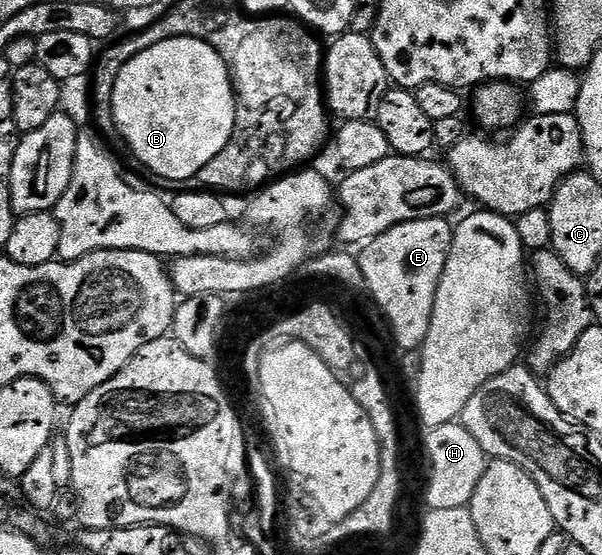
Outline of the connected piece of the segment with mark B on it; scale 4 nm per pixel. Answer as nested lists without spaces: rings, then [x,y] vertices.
[[[172,38],[171,40],[163,40],[159,44],[151,44],[151,48],[147,48],[147,52],[139,52],[139,56],[135,56],[135,60],[127,60],[127,64],[123,64],[123,68],[119,72],[119,80],[115,80],[112,125],[117,126],[122,140],[129,145],[130,152],[151,173],[158,174],[159,177],[166,178],[169,182],[188,184],[191,176],[202,173],[206,169],[204,166],[210,165],[212,167],[216,163],[218,156],[230,149],[229,141],[235,128],[237,103],[237,95],[233,92],[233,77],[229,75],[229,66],[219,56],[219,52],[215,52],[215,48],[211,48],[211,44],[207,44],[198,38]]]

